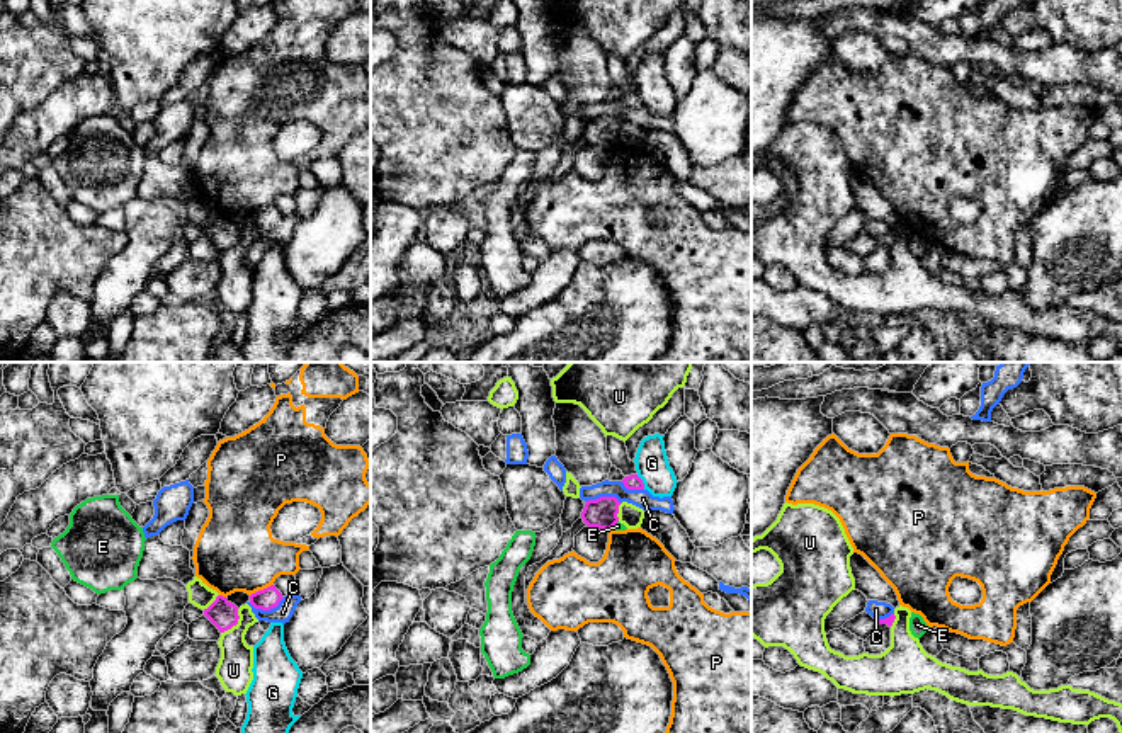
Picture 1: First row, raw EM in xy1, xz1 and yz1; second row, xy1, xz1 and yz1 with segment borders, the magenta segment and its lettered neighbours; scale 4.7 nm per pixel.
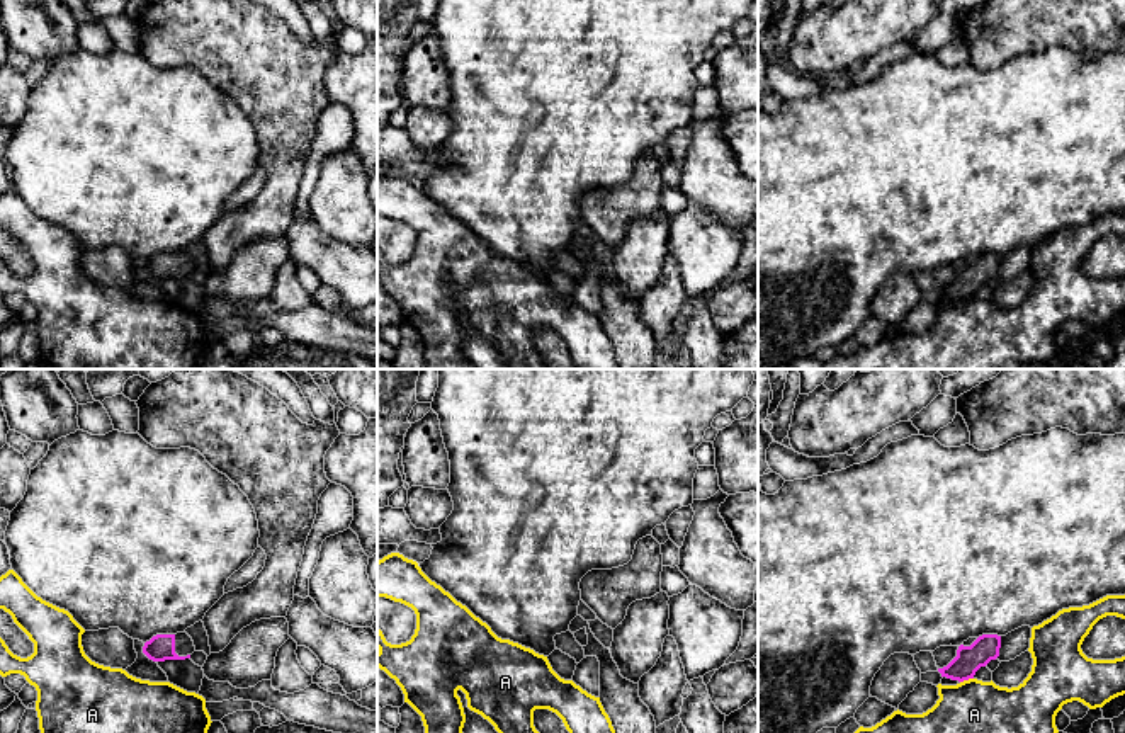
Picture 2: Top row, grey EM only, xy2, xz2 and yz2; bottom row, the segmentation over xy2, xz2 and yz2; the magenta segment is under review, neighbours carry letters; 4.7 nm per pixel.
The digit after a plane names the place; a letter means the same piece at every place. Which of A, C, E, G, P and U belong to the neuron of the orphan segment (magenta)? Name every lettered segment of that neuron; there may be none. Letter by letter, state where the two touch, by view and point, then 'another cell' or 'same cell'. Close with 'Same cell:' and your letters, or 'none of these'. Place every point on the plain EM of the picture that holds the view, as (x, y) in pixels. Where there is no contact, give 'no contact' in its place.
A: contact yz2 (966, 298); another cell
C: contact xy1 (266, 228); another cell
E: contact xz1 (612, 145); another cell
G: contact xz1 (641, 101); another cell
P: contact xy1 (260, 210); another cell
U: contact xy1 (235, 244); another cell
Same cell: none of these

